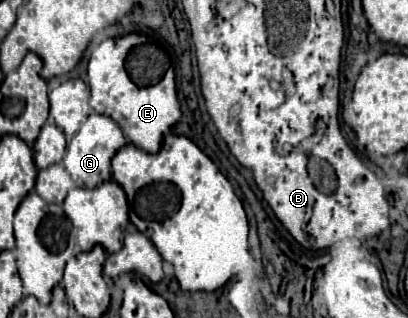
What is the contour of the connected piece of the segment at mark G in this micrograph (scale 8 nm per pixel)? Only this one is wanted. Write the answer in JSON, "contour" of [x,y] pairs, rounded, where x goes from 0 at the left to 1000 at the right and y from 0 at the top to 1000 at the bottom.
{"contour":[[[221,358],[221,365],[196,390],[196,409],[186,415],[186,428],[167,434],[167,428],[157,421],[157,434],[162,434],[162,472],[157,472],[152,503],[137,509],[137,516],[152,516],[152,522],[167,535],[167,547],[176,553],[176,566],[181,566],[186,585],[196,585],[196,591],[230,591],[230,585],[240,585],[240,579],[270,566],[270,509],[275,509],[279,484],[309,453],[309,434],[304,434],[294,396],[284,396],[284,384],[275,384],[275,371],[265,371],[265,365],[255,365],[255,358]]]}

